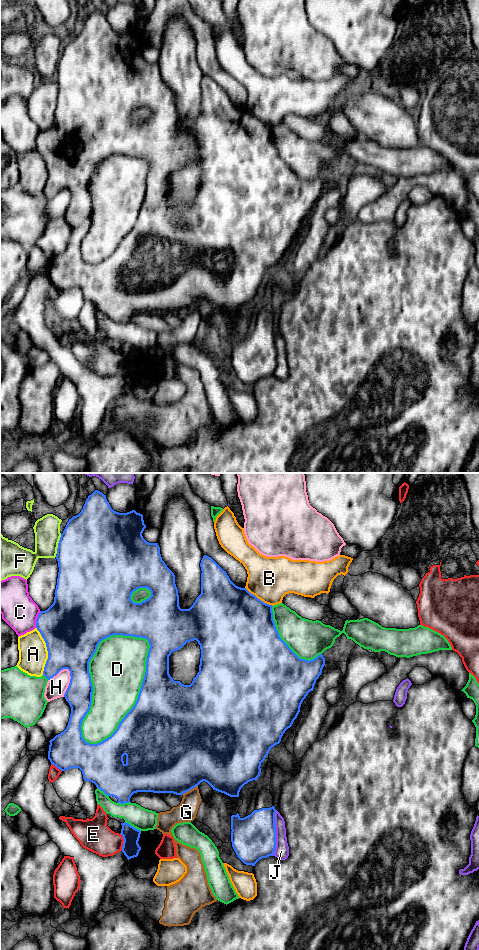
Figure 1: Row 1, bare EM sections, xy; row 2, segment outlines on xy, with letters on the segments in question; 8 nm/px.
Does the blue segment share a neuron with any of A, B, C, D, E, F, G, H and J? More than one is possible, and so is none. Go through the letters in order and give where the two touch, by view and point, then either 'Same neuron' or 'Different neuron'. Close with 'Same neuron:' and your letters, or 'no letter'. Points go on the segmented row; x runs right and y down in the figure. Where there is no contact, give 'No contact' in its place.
A: Touches blue at xy (47, 650). Different neuron
B: Touches blue at xy (259, 599). Different neuron
C: Touches blue at xy (37, 619). Different neuron
D: Touches blue at xy (138, 698). Different neuron
E: Touches blue at xy (123, 842). Different neuron
F: Touches blue at xy (58, 544). Different neuron
G: Touches blue at xy (189, 790). Different neuron
H: Touches blue at xy (70, 682). Different neuron
J: Touches blue at xy (275, 833). Different neuron
Same neuron: no letter

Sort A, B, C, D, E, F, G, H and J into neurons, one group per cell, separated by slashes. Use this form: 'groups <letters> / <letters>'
groups A / B / C / D / E / F / G / H / J

